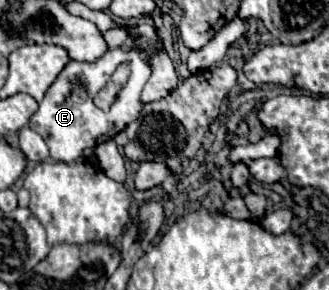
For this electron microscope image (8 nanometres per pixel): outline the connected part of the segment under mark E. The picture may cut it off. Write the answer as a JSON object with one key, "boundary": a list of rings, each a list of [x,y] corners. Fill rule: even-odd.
{"boundary":[[[112,48],[96,62],[88,64],[88,62],[74,62],[72,60],[70,64],[66,64],[66,68],[60,72],[56,82],[48,88],[44,100],[40,102],[38,112],[28,122],[28,126],[44,138],[44,142],[50,148],[50,156],[54,160],[72,164],[72,162],[76,162],[76,158],[80,158],[84,148],[98,146],[106,140],[112,140],[132,120],[140,118],[140,112],[144,110],[144,102],[140,100],[140,92],[142,92],[144,84],[148,82],[150,74],[152,74],[150,60],[152,60],[154,54],[156,52],[152,48],[142,48],[142,50]],[[120,60],[130,62],[128,82],[116,94],[114,104],[108,110],[100,110],[92,104],[92,98],[98,90],[102,90],[108,84],[110,76],[114,74],[116,66],[120,64]]]}

